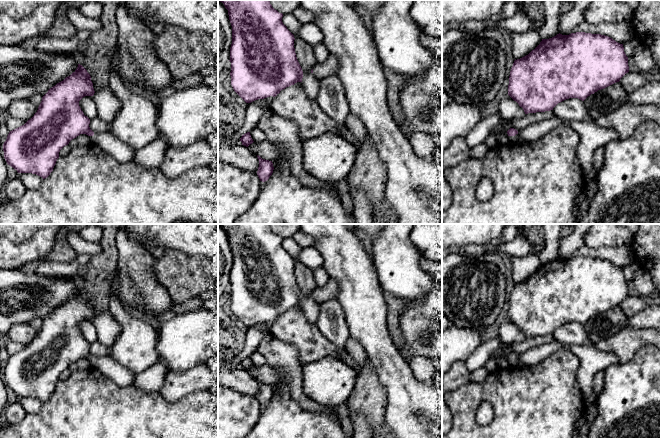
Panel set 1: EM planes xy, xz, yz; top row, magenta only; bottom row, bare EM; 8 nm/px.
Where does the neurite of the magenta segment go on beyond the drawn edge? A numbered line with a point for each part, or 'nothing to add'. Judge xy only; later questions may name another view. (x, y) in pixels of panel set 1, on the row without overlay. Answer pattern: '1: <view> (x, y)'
1: xy (123, 377)

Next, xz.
1: xz (330, 291)

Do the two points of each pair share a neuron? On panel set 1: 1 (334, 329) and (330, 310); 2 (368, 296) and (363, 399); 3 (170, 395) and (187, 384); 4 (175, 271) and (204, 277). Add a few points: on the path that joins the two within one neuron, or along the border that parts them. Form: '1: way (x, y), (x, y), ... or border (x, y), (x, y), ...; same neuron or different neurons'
1: way (332, 324), (331, 315); same neuron
2: border (367, 358), (380, 382); different neurons
3: way (174, 391), (183, 384); same neuron
4: way (182, 275), (197, 275); same neuron

